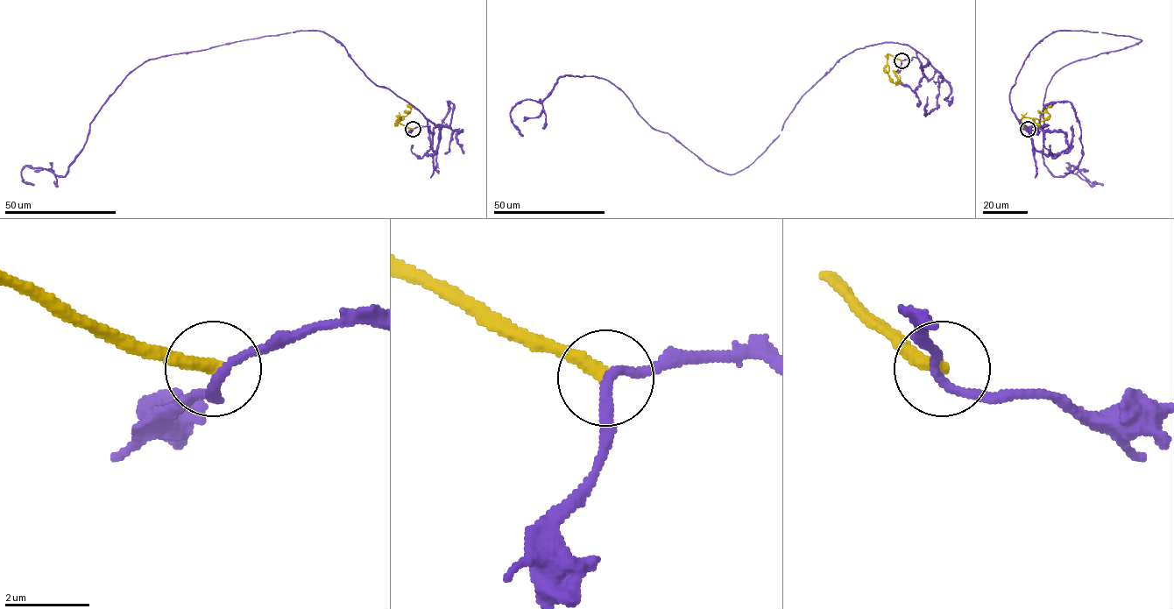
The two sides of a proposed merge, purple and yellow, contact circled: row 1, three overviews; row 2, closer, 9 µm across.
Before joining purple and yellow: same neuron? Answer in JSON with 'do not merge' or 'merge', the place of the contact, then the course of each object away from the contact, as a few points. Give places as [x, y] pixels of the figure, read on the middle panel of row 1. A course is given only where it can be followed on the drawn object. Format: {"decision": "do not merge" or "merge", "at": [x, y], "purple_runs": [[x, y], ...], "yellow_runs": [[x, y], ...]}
{"decision": "do not merge", "at": [901, 60], "purple_runs": [[901, 60], [916, 53], [893, 42], [843, 57], [729, 174], [596, 76], [519, 102], [523, 136]], "yellow_runs": [[901, 60], [887, 54], [888, 77], [894, 83], [900, 79], [895, 85]]}

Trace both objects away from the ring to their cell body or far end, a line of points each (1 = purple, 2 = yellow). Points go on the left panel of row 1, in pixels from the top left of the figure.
1: (413, 129), (427, 128), (420, 111), (335, 38), (300, 30), (150, 59), (64, 176), (25, 166), (34, 185)
2: (413, 129), (400, 123), (398, 117), (399, 121), (410, 111), (411, 108), (406, 105)

